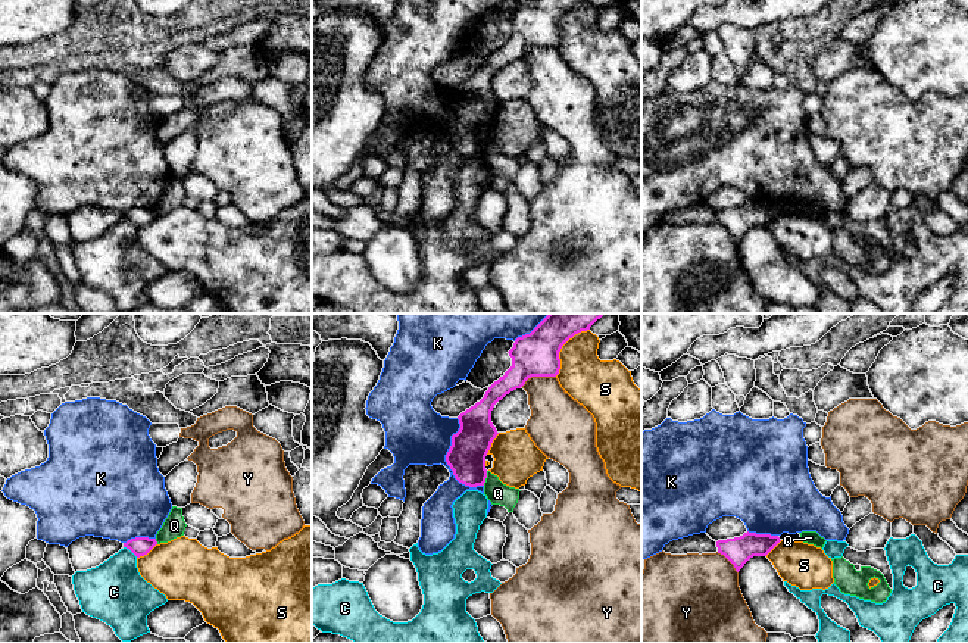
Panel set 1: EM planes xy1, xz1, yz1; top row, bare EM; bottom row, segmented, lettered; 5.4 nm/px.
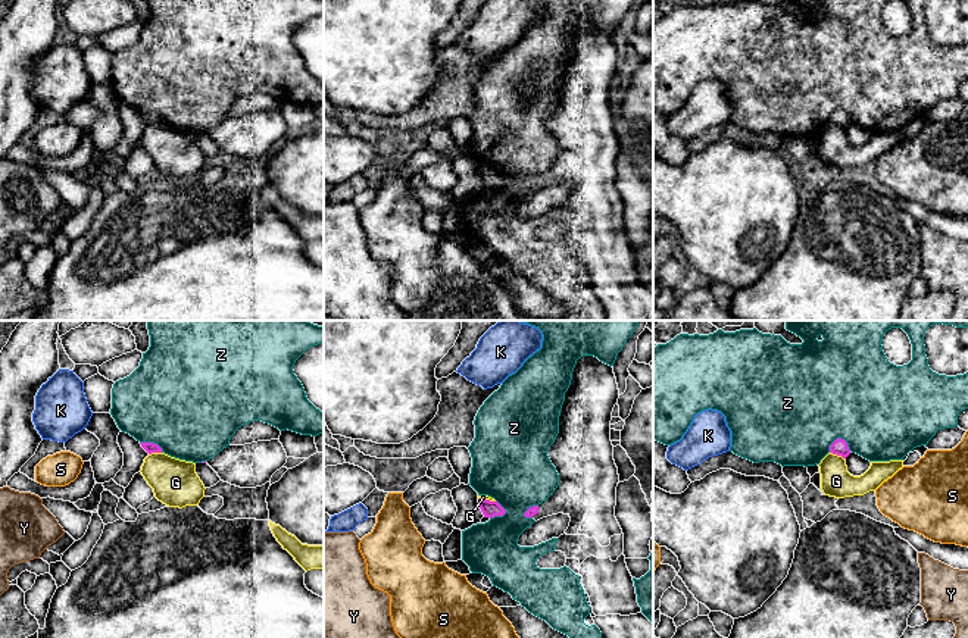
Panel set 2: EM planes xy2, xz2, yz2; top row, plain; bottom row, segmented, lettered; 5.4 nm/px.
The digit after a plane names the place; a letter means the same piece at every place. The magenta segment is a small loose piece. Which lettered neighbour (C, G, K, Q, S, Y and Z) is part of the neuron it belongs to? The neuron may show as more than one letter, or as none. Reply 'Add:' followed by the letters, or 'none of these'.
Add: none of these

